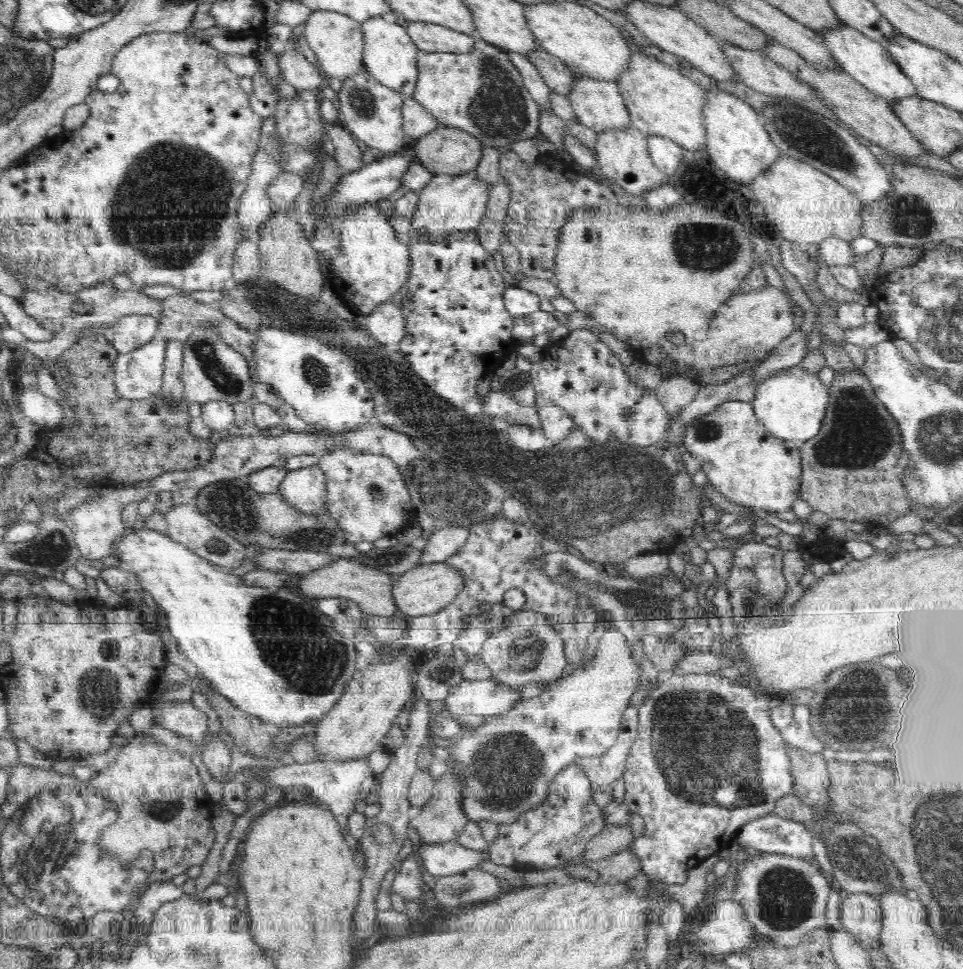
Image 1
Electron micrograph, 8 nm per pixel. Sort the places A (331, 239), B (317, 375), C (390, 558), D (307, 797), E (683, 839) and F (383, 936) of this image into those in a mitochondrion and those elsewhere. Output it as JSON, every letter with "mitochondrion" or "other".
{"A":"other","B":"mitochondrion","C":"mitochondrion","D":"other","E":"other","F":"other"}

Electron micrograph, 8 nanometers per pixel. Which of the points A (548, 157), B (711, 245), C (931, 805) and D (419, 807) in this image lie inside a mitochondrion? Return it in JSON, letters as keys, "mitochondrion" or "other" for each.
{"A":"other","B":"mitochondrion","C":"mitochondrion","D":"other"}

